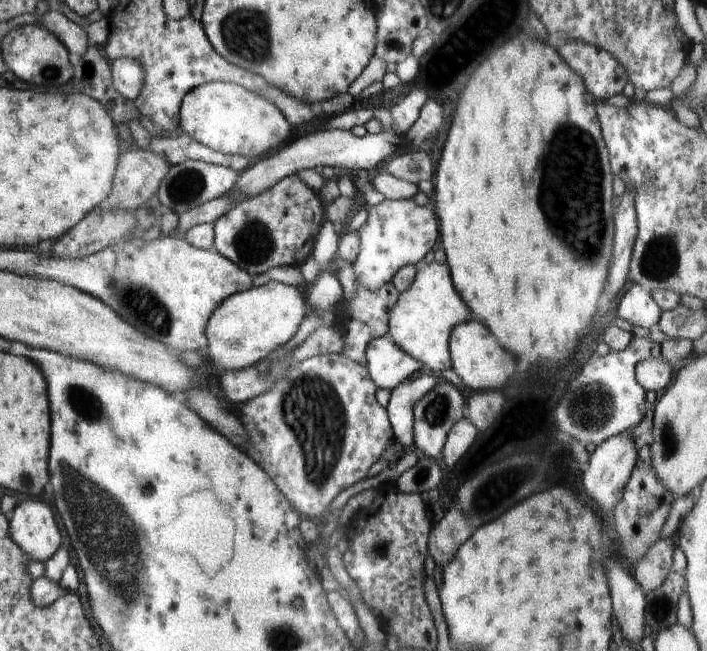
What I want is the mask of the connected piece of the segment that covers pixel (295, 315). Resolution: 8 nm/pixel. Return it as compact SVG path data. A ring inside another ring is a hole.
M271 279L262 286L253 286L225 298L210 315L206 325L207 348L213 373L242 370L255 365L268 354L284 347L308 314L304 289Z

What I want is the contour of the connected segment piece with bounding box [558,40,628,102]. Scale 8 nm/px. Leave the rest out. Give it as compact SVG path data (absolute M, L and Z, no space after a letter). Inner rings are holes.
M582 40L568 41L558 48L558 54L581 76L587 92L595 96L596 102L606 102L611 96L622 93L626 86L627 70L608 51L599 49L595 44L584 43Z

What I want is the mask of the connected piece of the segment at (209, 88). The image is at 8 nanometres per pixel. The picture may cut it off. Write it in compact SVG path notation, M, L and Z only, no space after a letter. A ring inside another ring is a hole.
M210 81L189 90L183 96L179 117L182 130L194 140L225 155L247 156L252 163L278 151L291 136L291 124L267 98L224 81Z

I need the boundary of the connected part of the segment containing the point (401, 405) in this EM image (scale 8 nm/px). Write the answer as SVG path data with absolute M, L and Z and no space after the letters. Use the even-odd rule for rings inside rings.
M422 375L411 382L401 382L391 390L387 410L389 421L394 431L394 439L402 446L413 443L413 424L415 402L434 388L438 380L432 376Z

